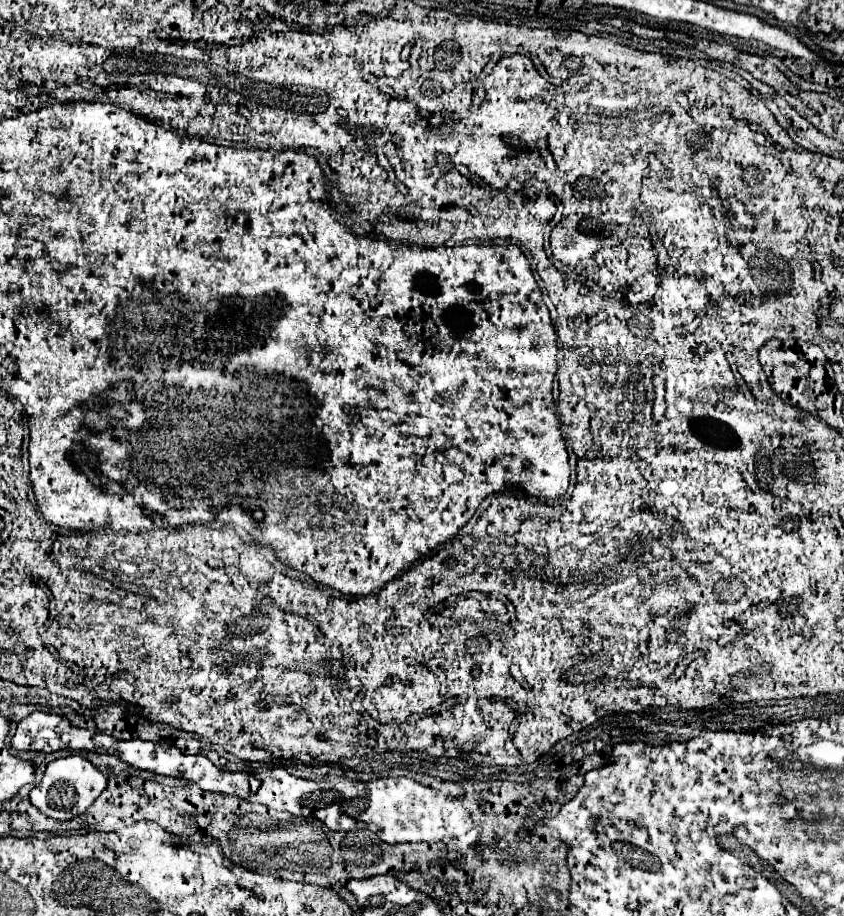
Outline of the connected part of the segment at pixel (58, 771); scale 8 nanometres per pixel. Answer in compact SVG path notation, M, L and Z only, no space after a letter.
M74 753L48 763L40 785L30 791L30 801L48 817L68 821L72 817L82 815L100 797L106 785L108 785L106 775L100 773L86 757L82 757L80 753Z

